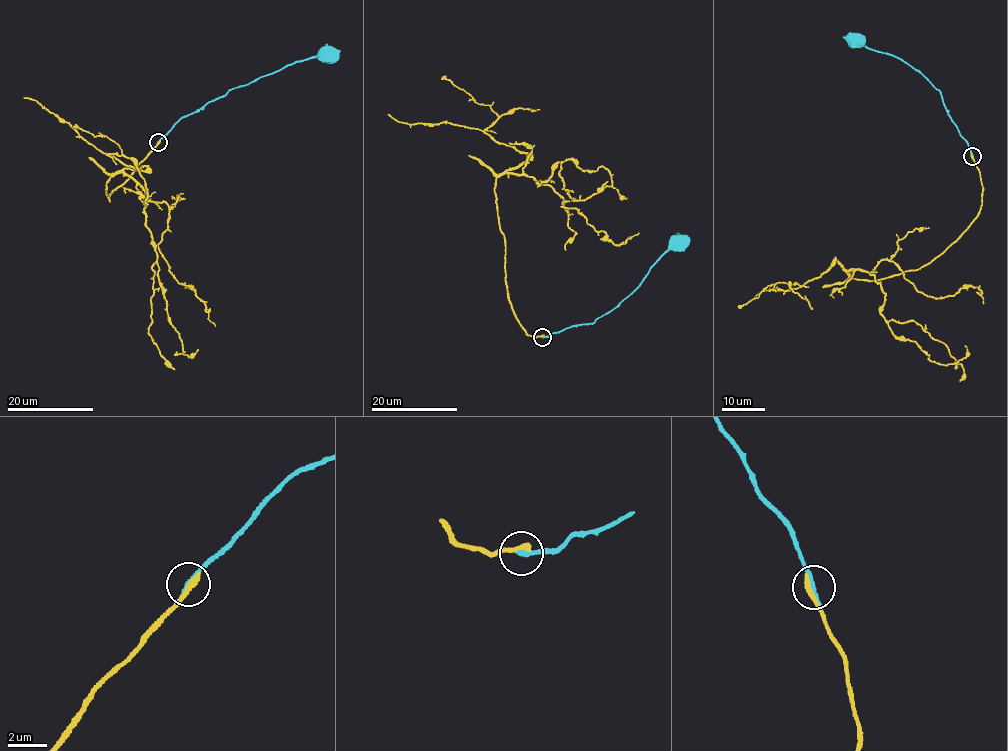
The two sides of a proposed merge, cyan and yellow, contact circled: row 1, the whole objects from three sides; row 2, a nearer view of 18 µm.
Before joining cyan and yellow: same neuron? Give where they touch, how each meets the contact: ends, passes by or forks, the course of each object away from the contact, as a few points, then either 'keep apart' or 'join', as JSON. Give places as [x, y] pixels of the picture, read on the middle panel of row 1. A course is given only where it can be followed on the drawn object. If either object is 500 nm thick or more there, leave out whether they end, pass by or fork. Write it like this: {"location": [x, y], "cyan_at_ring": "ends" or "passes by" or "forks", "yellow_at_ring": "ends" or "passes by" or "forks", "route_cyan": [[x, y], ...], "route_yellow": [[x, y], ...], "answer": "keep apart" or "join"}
{"location": [542, 337], "cyan_at_ring": "ends", "yellow_at_ring": "ends", "route_cyan": [[542, 337], [591, 323], [632, 293], [650, 266], [681, 241]], "route_yellow": [[542, 336], [527, 335], [509, 298], [496, 178], [527, 176], [540, 184], [560, 161], [574, 200], [608, 181]], "answer": "keep apart"}

